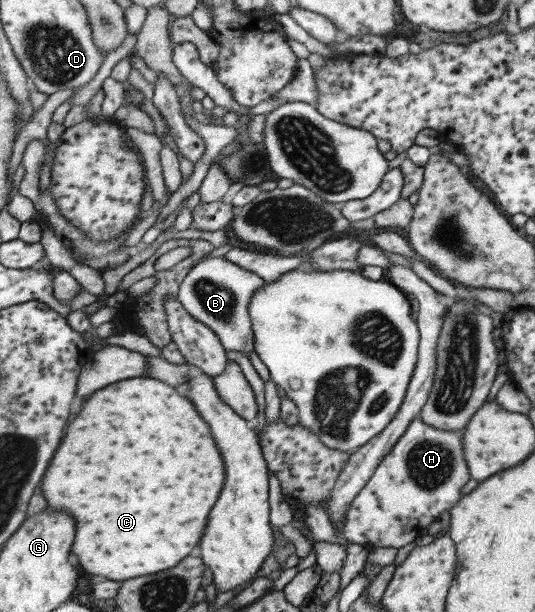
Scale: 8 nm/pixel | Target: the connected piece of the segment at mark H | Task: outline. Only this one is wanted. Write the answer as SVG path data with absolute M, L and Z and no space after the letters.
M419 417L410 421L404 433L384 456L368 482L349 503L341 533L345 541L377 547L402 547L427 532L428 526L439 520L440 513L462 497L461 488L470 479L463 457L461 431L434 429Z

